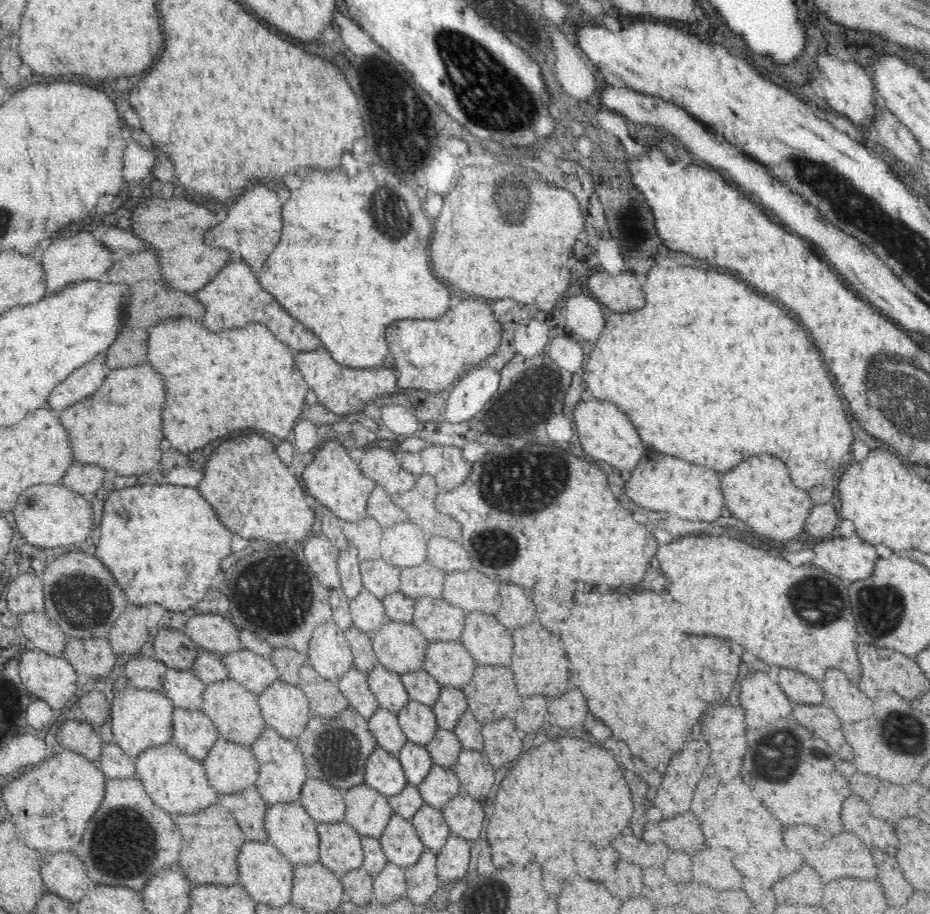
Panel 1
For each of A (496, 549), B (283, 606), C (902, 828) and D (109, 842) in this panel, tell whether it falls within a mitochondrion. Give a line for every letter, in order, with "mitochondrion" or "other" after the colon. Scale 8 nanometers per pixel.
A: mitochondrion
B: mitochondrion
C: other
D: mitochondrion

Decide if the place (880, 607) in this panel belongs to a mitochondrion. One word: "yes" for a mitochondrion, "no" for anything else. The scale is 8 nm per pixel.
yes

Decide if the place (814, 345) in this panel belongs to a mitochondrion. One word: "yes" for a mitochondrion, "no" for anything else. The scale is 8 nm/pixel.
no

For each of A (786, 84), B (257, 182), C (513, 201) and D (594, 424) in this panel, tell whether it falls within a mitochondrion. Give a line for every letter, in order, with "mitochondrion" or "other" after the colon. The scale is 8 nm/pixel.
A: other
B: other
C: mitochondrion
D: other

